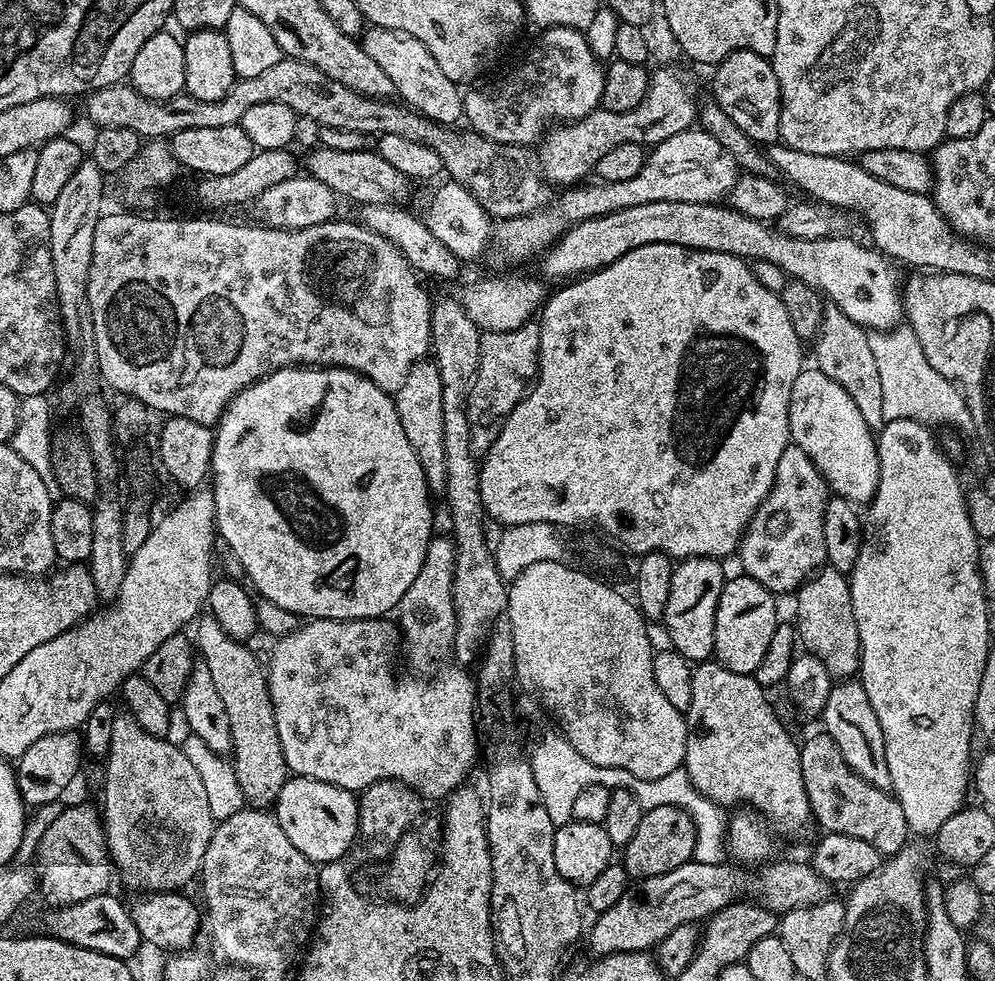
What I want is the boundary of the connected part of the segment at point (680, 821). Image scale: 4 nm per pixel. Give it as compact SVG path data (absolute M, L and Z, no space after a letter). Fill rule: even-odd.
M650 808L638 822L638 830L628 844L623 845L622 863L629 877L637 881L678 870L694 857L696 827L692 815L685 808Z

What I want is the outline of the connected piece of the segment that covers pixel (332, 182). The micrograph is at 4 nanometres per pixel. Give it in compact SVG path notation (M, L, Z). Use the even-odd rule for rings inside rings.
M317 146L307 153L308 168L307 175L313 177L318 182L330 186L337 197L353 200L356 206L364 204L393 204L399 205L408 196L410 181L386 158L382 158L375 150L334 150L323 146Z

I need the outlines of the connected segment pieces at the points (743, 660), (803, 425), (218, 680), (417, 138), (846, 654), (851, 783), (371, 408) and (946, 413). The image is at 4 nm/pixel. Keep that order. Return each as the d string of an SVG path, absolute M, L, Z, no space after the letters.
M739 574L725 579L722 594L718 598L718 614L714 618L714 660L726 670L734 670L734 674L753 675L770 647L770 637L774 634L778 617L776 617L777 597L768 591L762 582L747 574Z
M808 367L800 371L798 378L794 378L794 390L790 390L791 443L802 449L810 458L810 462L814 462L816 469L824 475L824 481L828 483L829 489L876 489L880 477L880 463L876 453L876 436L874 432L868 428L865 419L862 418L861 411L854 404L854 399L850 398L838 382L828 378L817 367Z
M204 614L195 621L194 648L199 659L210 670L210 678L218 689L219 696L226 706L226 714L230 718L232 727L231 761L234 763L238 785L242 788L242 794L249 805L257 809L267 809L275 805L282 786L290 775L286 754L282 754L282 741L278 738L278 726L274 722L274 706L270 702L270 690L268 689L268 674L262 660L248 649L249 645L243 640L235 640L222 628L210 614Z
M281 58L255 78L237 79L226 98L218 98L218 102L202 102L202 98L187 94L155 100L138 94L135 88L124 82L112 84L109 88L98 88L95 92L87 93L82 100L88 111L89 122L96 124L97 129L125 128L134 130L134 134L141 138L170 138L178 134L178 130L234 126L240 123L242 114L246 114L250 106L258 106L258 102L282 102L282 106L290 106L290 110L294 110L297 116L314 118L321 129L358 131L365 138L398 134L402 138L410 138L410 142L422 142L422 146L430 146L430 150L440 156L446 176L448 172L447 179L470 190L470 194L474 194L488 215L497 221L525 216L534 210L545 208L554 199L553 189L540 175L533 157L532 160L528 157L527 147L499 144L471 130L455 132L455 127L438 124L395 99L378 100L375 96L358 94L301 60Z
M824 566L808 577L795 593L794 623L801 645L817 656L833 678L852 678L860 671L860 639L858 622L850 598L849 577L843 572Z
M817 730L813 736L802 740L800 765L812 819L817 825L821 824L824 832L862 838L862 842L870 842L870 846L874 846L874 850L878 850L884 858L895 856L909 843L906 814L902 814L902 806L895 796L891 791L870 786L866 778L858 778L858 774L854 774L854 770L846 766L842 750L838 750L834 738L830 738L828 732Z
M280 368L260 380L255 380L246 390L238 393L228 404L214 428L214 450L210 487L216 503L216 530L221 541L228 543L236 555L242 571L248 575L247 583L265 600L290 610L301 618L313 620L378 620L389 615L388 611L399 605L400 599L410 590L422 562L426 558L428 544L434 538L432 532L432 504L428 483L422 474L418 454L402 430L398 420L396 401L383 392L367 376L352 372L349 368Z
M897 326L887 332L878 332L873 331L871 335L869 335L869 342L871 347L871 353L874 354L875 365L878 366L878 375L879 381L882 384L882 393L883 393L883 413L887 421L890 420L918 420L921 422L933 422L932 420L937 420L940 424L953 424L956 429L961 433L968 432L971 433L973 431L972 427L972 418L970 416L970 410L966 402L964 401L964 396L961 394L960 389L956 387L955 384L952 383L951 380L947 380L946 378L942 378L942 374L938 374L938 370L934 370L934 366L930 366L930 362L926 360L926 354L922 352L922 346L918 342L918 338L914 333L912 333L912 329L907 326Z

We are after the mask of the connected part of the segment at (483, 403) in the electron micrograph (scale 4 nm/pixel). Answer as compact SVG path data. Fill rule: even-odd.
M529 322L509 332L484 332L480 338L480 361L471 399L480 408L488 408L488 420L499 425L523 398L526 385L535 377L540 359L540 326Z

